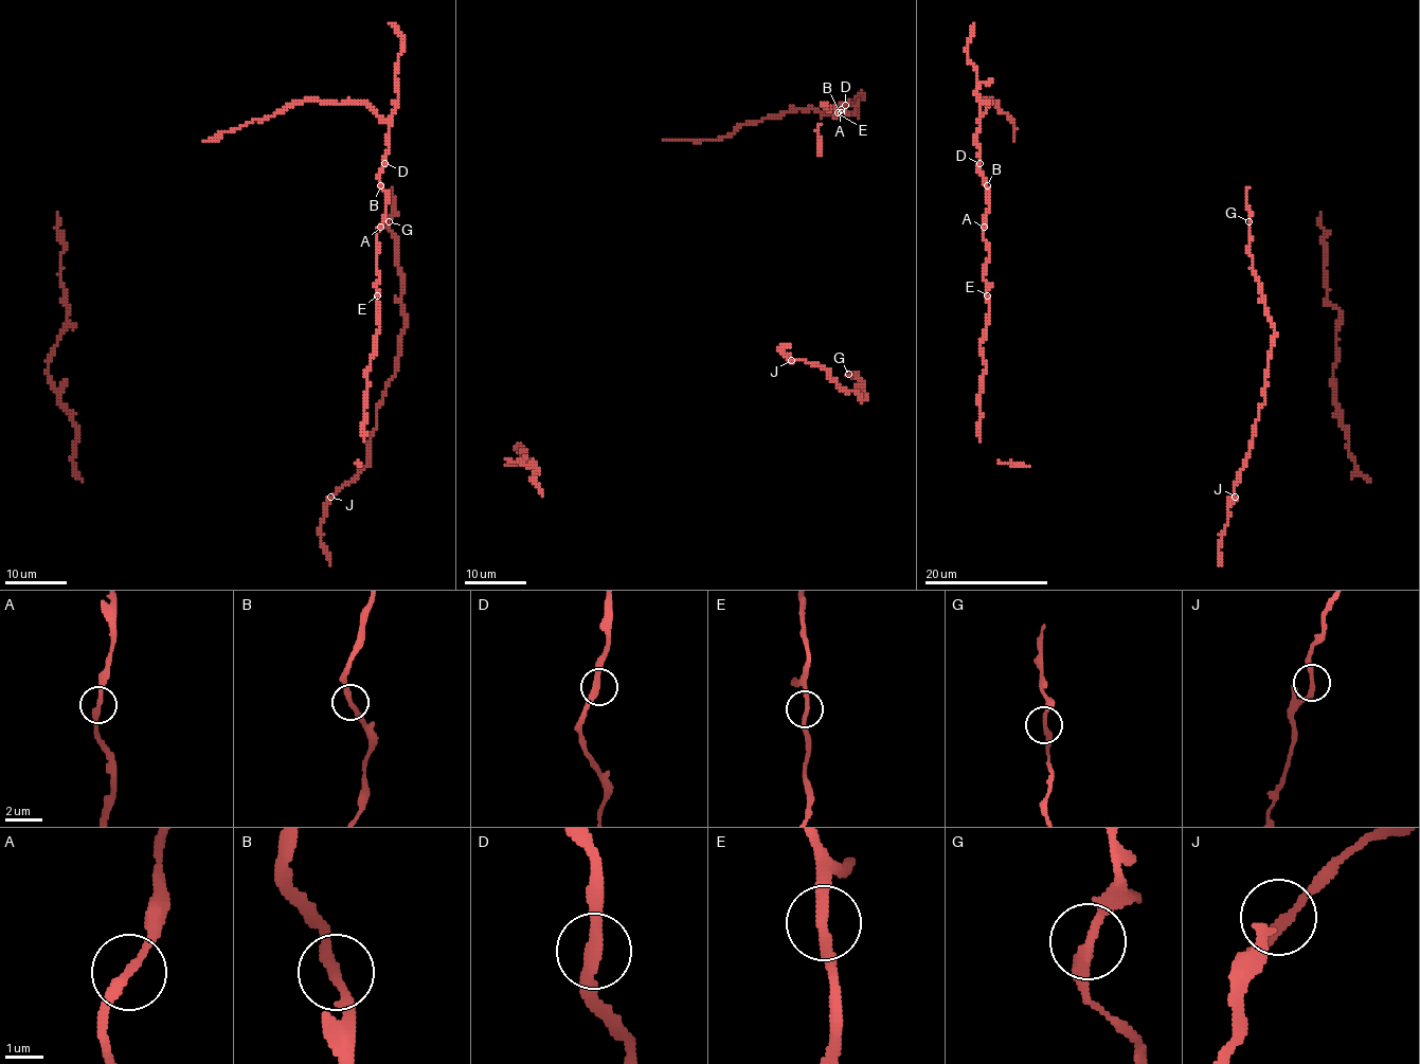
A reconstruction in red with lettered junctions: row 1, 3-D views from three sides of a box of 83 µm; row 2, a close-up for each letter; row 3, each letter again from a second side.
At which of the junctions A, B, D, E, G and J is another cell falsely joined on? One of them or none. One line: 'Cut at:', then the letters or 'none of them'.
Cut at: none of them

